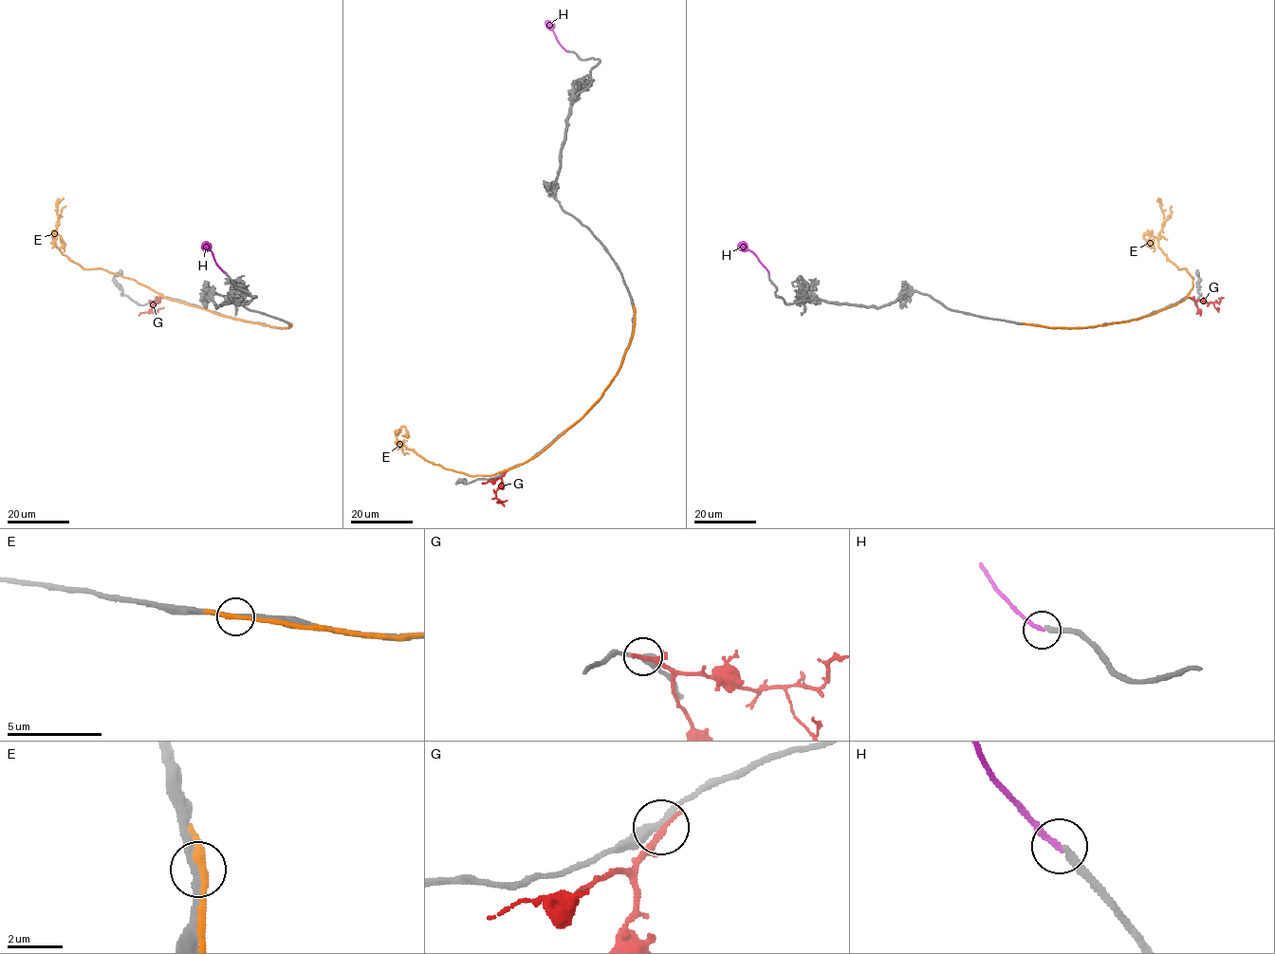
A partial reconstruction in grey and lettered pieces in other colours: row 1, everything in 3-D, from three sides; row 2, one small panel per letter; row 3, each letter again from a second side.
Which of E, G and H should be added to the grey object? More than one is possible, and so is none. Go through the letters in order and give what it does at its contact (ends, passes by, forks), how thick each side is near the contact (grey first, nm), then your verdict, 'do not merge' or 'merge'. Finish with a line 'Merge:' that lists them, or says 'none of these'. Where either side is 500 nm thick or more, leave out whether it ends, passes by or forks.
E: it passes by; 260 nm thick on the grey side, 240 nm on the other; do not merge
G: it passes by; 280 nm thick on the grey side, 200 nm on the other; do not merge
H: it ends there; 260 nm thick on the grey side, 200 nm on the other; do not merge
Merge: none of these

